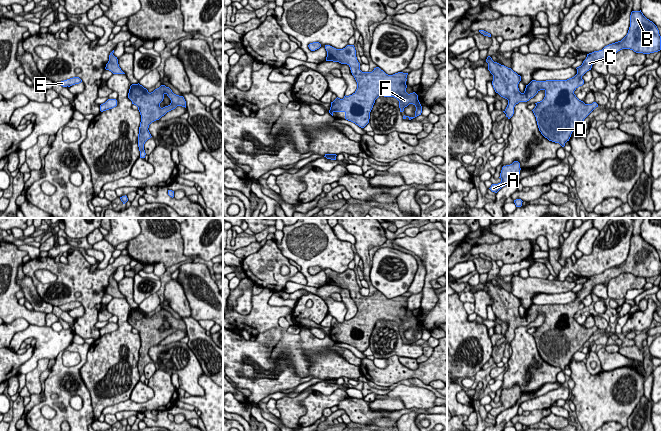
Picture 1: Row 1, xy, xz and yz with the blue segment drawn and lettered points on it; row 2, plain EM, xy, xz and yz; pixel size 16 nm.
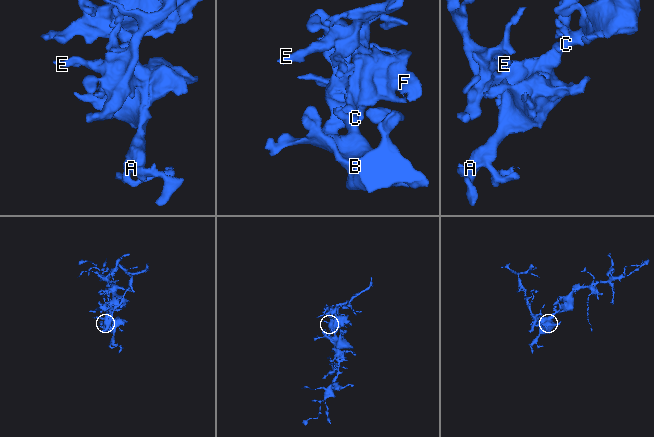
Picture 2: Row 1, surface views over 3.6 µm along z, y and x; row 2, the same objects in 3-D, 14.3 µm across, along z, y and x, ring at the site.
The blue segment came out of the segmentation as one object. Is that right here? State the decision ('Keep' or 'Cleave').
Keep

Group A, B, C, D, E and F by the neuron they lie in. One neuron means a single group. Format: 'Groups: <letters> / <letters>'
Groups: A B C D E F

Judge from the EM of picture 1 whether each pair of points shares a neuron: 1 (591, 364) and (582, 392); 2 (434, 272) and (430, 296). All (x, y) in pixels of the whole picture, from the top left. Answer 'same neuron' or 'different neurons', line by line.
1: different neurons
2: same neuron

